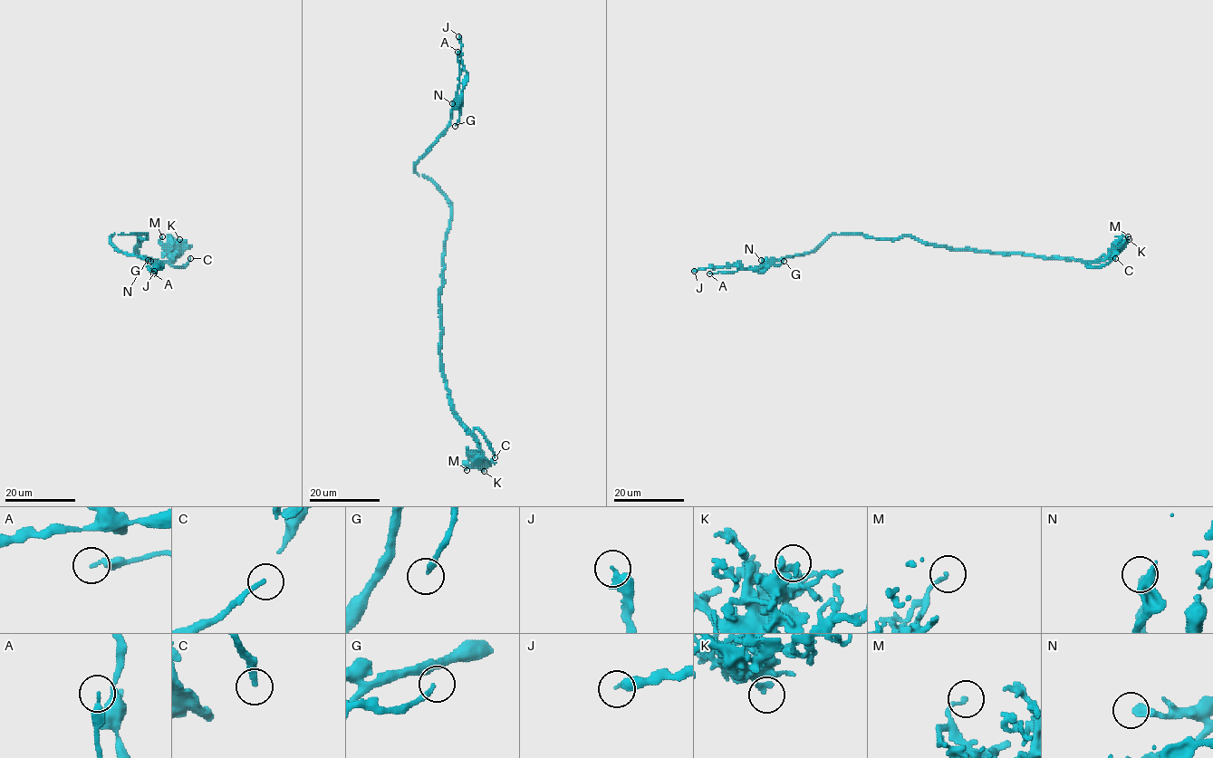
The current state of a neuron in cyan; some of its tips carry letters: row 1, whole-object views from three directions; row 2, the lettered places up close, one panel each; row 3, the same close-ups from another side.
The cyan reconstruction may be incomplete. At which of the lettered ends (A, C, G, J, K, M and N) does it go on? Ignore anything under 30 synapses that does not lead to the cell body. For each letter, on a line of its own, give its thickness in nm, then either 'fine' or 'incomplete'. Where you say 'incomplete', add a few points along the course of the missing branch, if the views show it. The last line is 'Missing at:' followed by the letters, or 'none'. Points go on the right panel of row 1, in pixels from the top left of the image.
A: calibre 200 nm; fine
C: calibre 200 nm; incomplete; course (1115, 258), (1160, 211), (1169, 198), (1168, 196)
G: calibre 220 nm; fine
J: calibre 320 nm; fine
K: calibre 240 nm; fine
M: calibre 160 nm; fine
N: calibre 280 nm; fine
Missing at: C

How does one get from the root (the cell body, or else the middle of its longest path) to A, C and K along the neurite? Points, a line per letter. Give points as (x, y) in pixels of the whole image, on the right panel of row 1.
A: (903, 235), (875, 238), (860, 234), (832, 234), (809, 253), (787, 255), (758, 270), (742, 268), (709, 273)
C: (903, 235), (912, 235), (926, 243), (956, 250), (1078, 259), (1089, 263), (1086, 266), (1101, 266), (1115, 258)
K: (903, 235), (912, 235), (926, 243), (956, 250), (1026, 254), (1085, 262), (1111, 256), (1129, 239)

